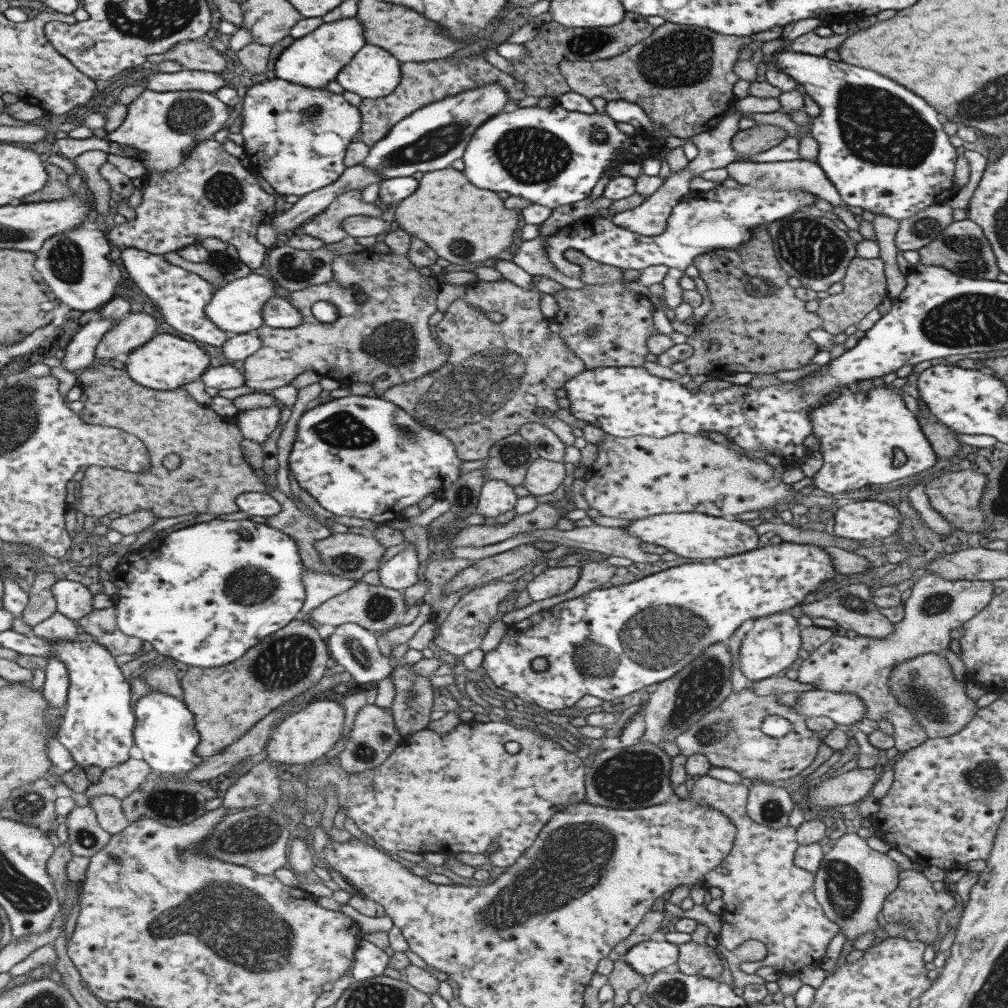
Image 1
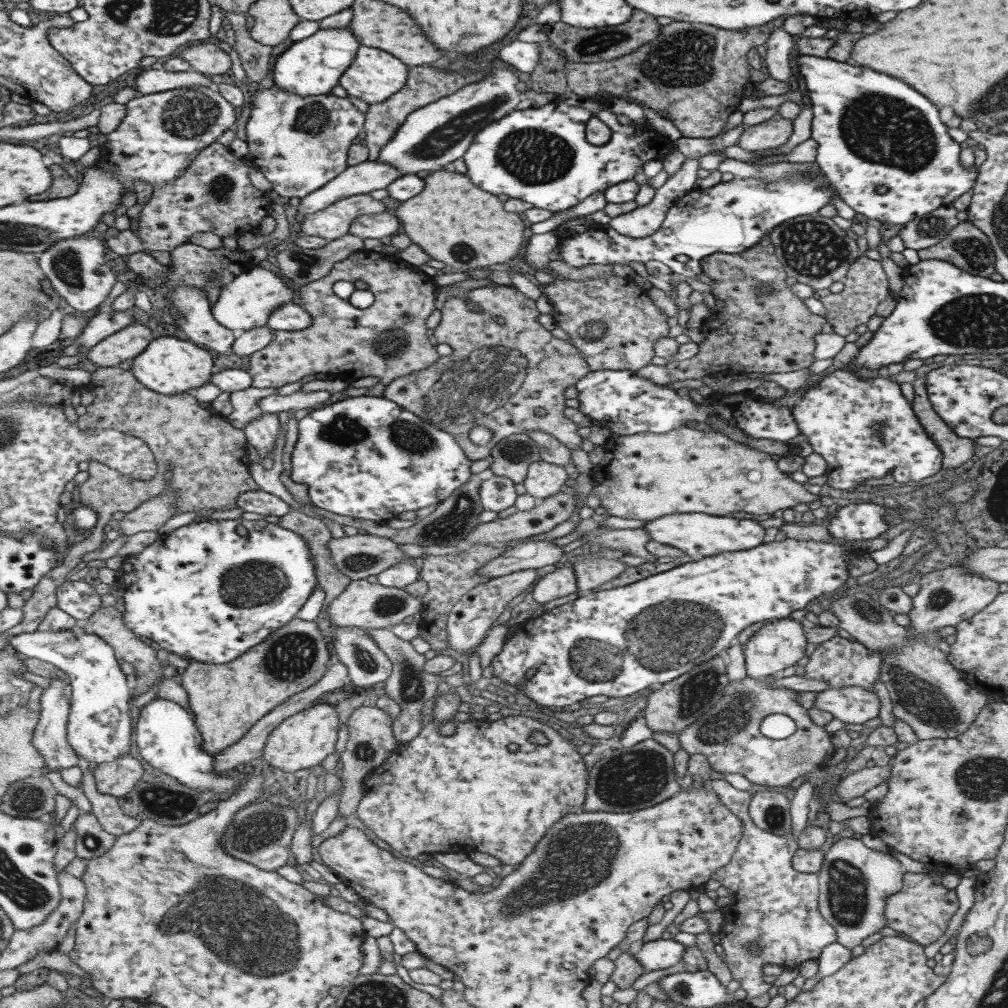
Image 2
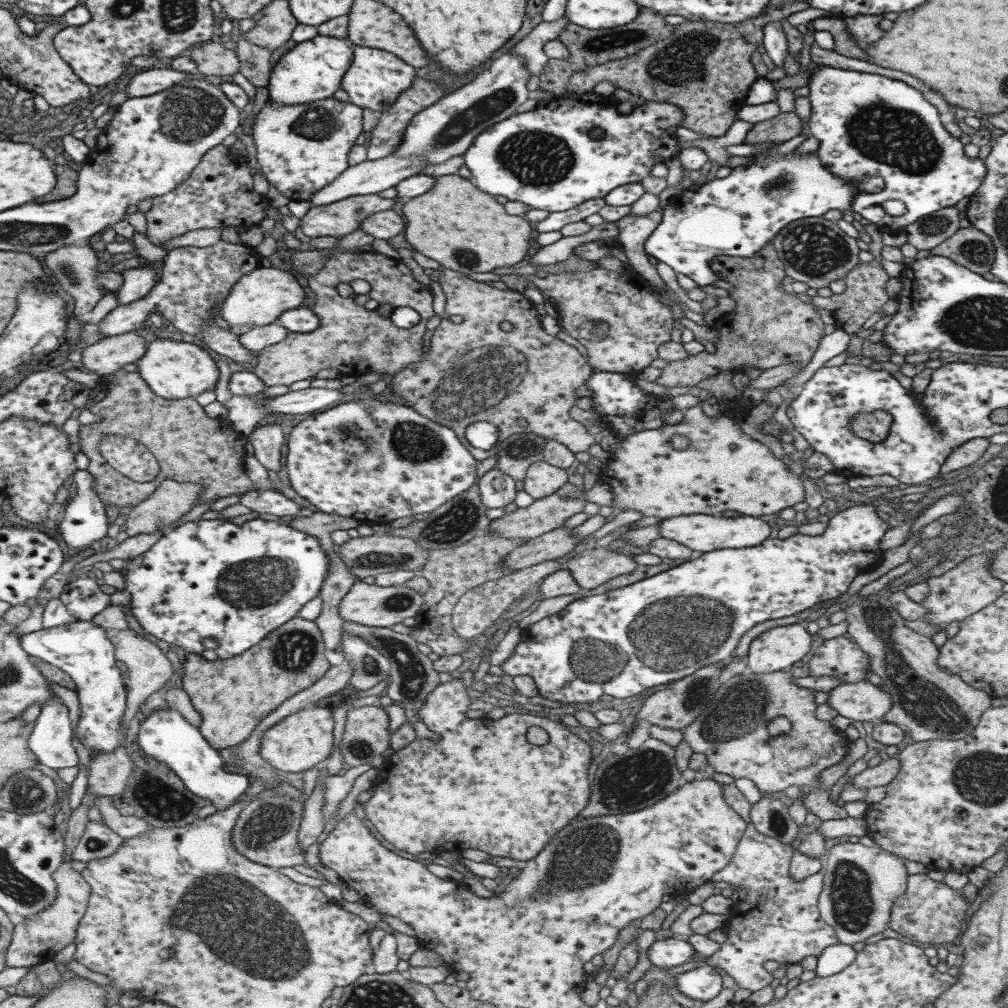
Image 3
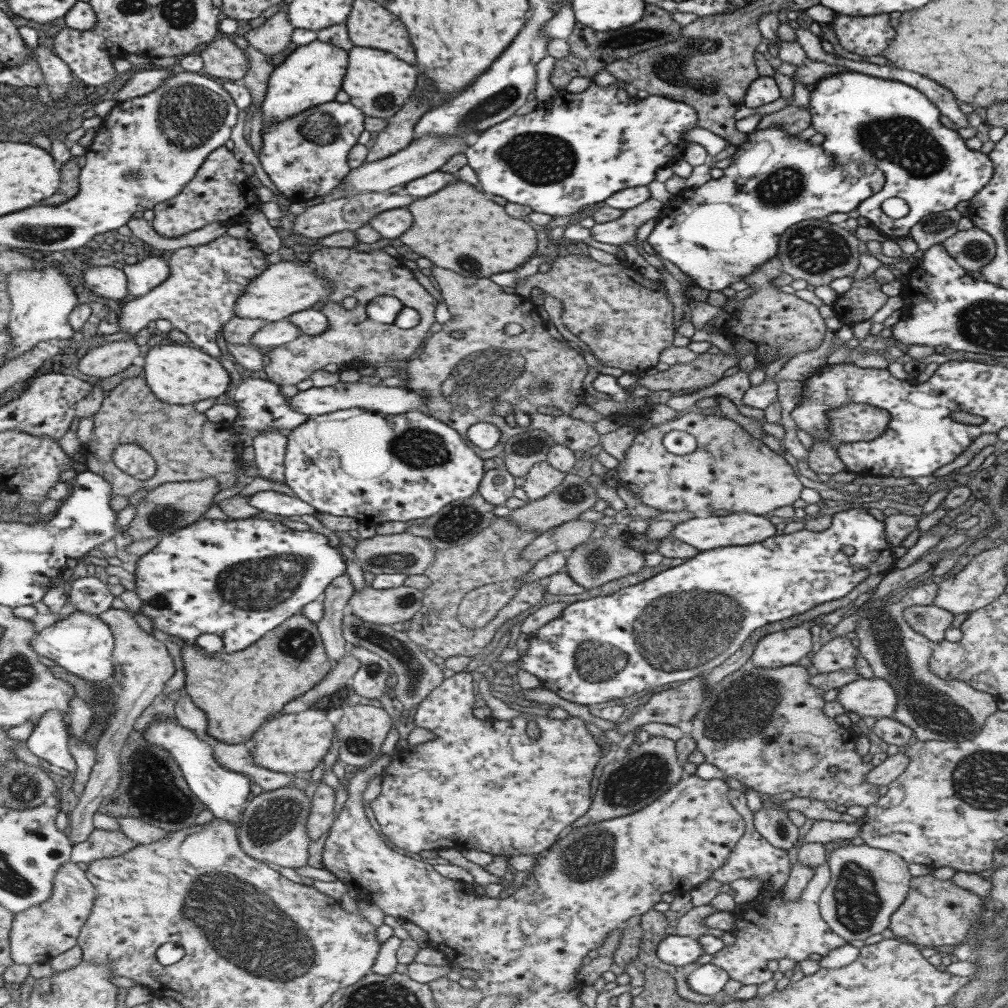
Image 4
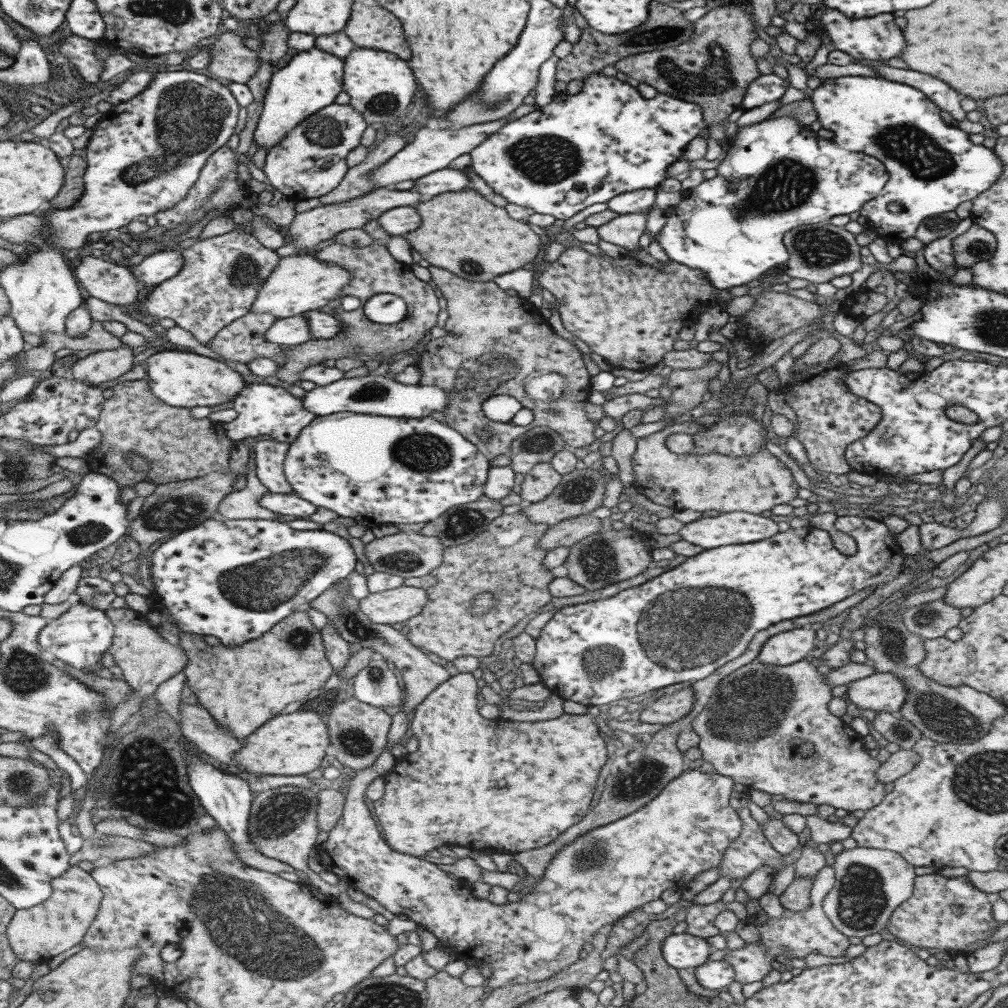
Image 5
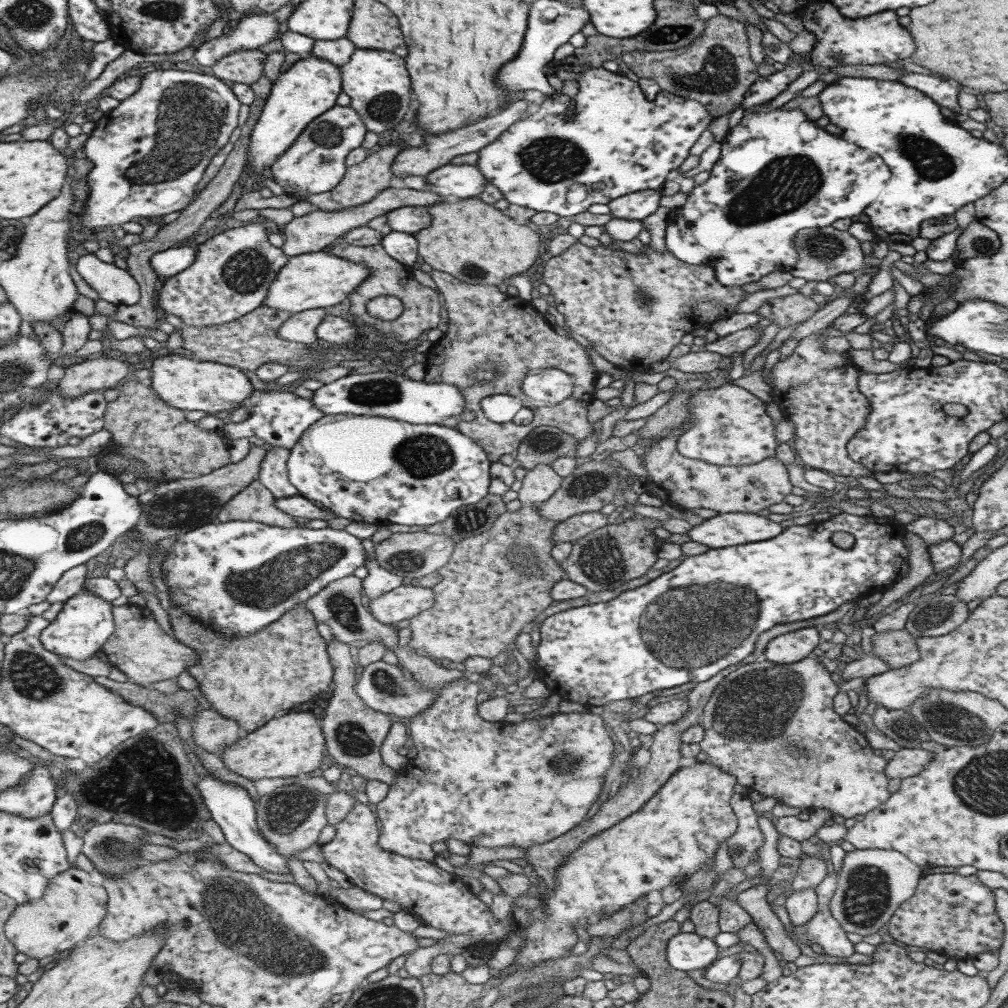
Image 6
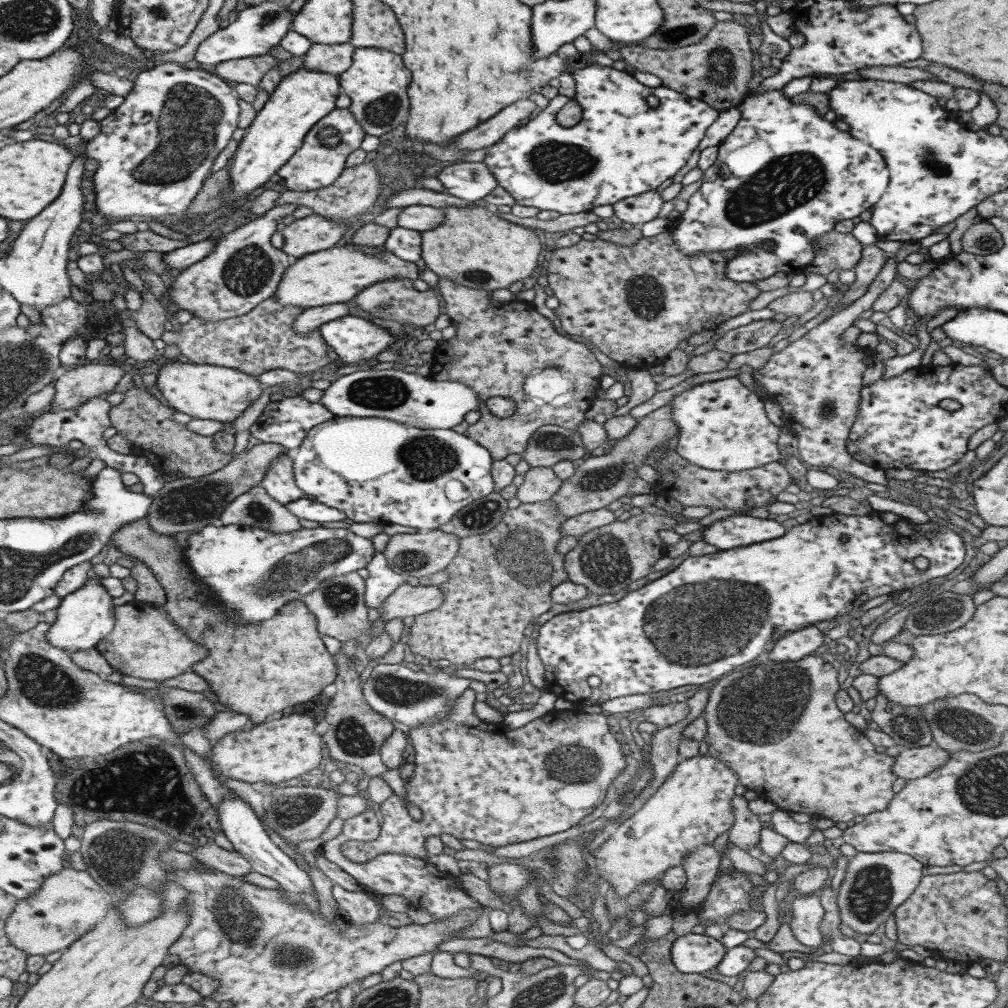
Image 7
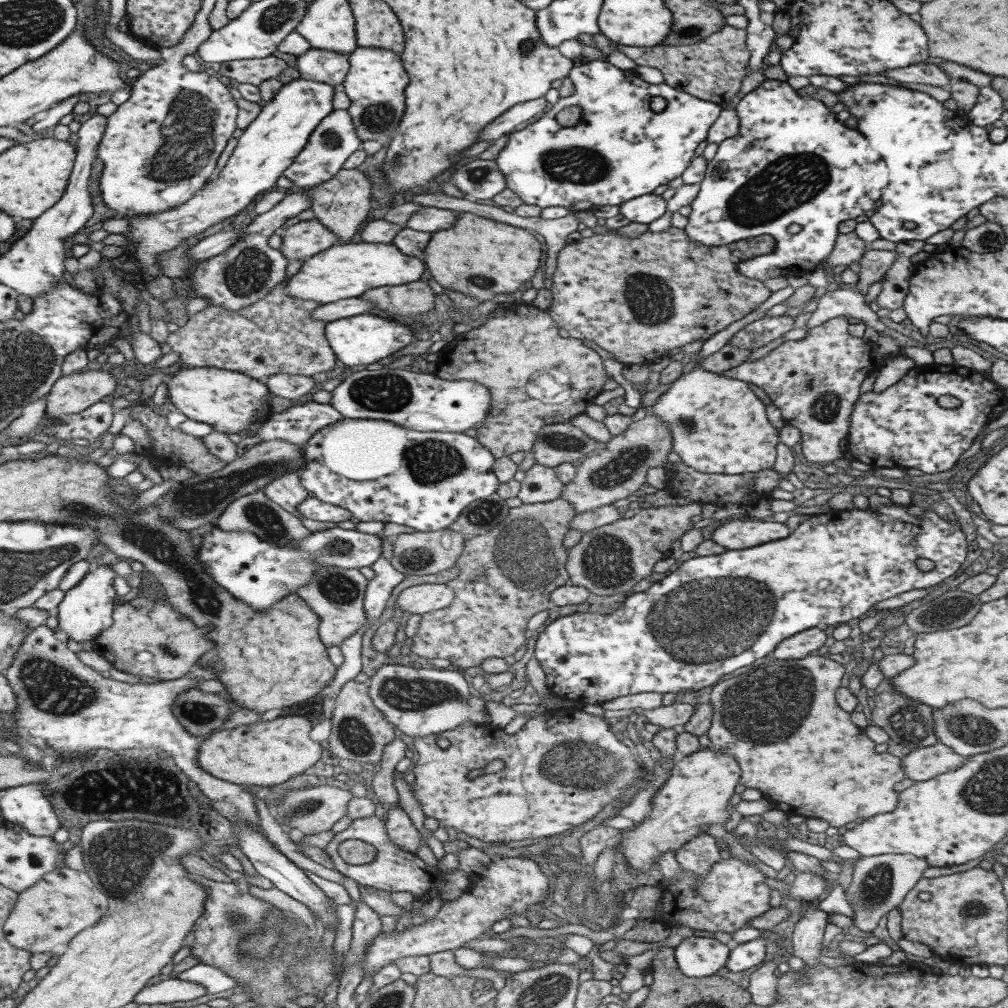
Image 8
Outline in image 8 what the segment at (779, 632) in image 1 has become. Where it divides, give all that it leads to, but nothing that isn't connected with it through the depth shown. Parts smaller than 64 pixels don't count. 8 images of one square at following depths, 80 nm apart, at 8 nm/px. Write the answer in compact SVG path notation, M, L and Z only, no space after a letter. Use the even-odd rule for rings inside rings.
M814 627L781 640L775 646L775 649L770 652L769 658L775 660L797 660L823 646L825 640L824 632Z

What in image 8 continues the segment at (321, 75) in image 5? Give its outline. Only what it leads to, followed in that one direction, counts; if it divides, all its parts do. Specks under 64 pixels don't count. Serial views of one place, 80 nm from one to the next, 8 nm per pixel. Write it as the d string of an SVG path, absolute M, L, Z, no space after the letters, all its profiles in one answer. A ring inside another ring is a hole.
M301 77L282 84L273 98L261 105L259 114L236 138L236 146L225 166L186 203L155 214L125 216L130 220L130 231L123 235L135 241L137 248L131 255L137 257L145 274L153 277L161 275L156 265L156 254L171 250L185 238L239 213L255 200L258 192L265 192L275 185L275 180L301 152L311 131L332 111L334 93L335 89L329 84L311 82Z

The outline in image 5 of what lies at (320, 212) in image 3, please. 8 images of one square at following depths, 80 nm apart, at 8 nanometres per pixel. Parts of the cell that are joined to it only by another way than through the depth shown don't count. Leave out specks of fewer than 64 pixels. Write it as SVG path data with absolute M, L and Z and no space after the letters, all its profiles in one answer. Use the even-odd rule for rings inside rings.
M377 187L363 196L358 196L351 200L337 204L321 205L301 213L296 213L293 220L287 226L288 232L291 235L290 238L293 239L293 241L291 241L293 245L283 245L274 251L279 257L296 254L296 251L299 249L306 252L306 248L312 248L318 242L321 242L321 240L329 240L339 231L362 228L362 226L369 221L376 220L376 218L386 210L397 207L413 207L414 204L426 201L429 198L431 198L430 195L419 194L418 192L413 192L411 189L400 191L393 187Z

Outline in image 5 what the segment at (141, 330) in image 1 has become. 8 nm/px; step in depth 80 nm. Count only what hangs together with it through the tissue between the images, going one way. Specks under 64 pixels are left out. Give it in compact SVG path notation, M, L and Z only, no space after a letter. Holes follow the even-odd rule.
M129 346L80 355L73 364L71 379L99 387L127 374L136 361Z

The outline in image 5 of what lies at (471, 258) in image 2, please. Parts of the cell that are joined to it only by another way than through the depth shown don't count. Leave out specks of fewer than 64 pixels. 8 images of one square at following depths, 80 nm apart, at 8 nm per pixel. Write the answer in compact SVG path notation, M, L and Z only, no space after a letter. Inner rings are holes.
M473 189L442 192L426 201L414 204L419 214L417 228L402 234L411 248L431 266L442 268L471 282L491 281L494 276L524 268L539 252L539 237L524 220L512 219L503 207L497 207Z

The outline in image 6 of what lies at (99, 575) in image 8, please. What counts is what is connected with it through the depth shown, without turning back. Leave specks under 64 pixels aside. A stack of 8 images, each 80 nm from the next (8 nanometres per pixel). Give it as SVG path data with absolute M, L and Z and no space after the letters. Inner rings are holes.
M85 590L79 596L67 600L63 609L57 614L50 627L41 634L42 643L51 652L75 660L87 660L103 650L116 630L113 610L114 606L97 592Z

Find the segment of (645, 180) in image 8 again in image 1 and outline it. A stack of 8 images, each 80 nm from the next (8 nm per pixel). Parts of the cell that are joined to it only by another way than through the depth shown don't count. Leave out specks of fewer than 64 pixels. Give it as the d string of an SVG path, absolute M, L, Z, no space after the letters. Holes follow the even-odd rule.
M551 104L549 107L516 107L506 109L484 120L470 136L461 160L465 178L477 188L493 192L507 192L511 196L529 199L531 203L540 204L552 210L562 204L571 204L587 198L591 188L604 171L609 171L610 178L619 175L619 166L627 161L641 164L645 159L655 159L661 154L661 148L652 146L654 137L648 131L636 130L631 135L621 133L615 127L615 121L605 113L585 114L569 111ZM600 128L605 133L605 140L598 143L593 139L593 132Z

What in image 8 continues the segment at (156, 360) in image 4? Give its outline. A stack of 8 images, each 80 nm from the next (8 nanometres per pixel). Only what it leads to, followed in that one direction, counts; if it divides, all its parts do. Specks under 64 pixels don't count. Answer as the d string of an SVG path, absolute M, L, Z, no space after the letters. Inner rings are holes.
M186 367L167 374L164 382L168 408L181 412L189 420L210 424L213 431L253 436L255 429L271 414L266 384L240 372L219 367Z

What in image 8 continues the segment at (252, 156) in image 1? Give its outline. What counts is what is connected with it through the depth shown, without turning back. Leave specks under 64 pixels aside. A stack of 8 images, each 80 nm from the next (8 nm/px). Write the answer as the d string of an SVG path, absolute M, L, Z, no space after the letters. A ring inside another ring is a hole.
M346 109L332 110L311 131L307 143L298 156L295 156L295 160L283 170L282 175L291 181L292 186L312 189L314 186L333 178L342 169L343 162L355 150L361 149L362 142L359 142L359 139Z

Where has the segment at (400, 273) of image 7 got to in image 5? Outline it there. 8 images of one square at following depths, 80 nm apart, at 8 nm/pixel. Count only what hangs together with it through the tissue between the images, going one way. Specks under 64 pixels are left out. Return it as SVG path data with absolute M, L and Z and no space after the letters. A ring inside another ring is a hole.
M289 255L280 257L261 284L257 296L250 304L250 312L264 312L277 319L295 316L307 311L318 310L339 296L343 286L348 284L348 272L336 264L317 260L311 255Z

